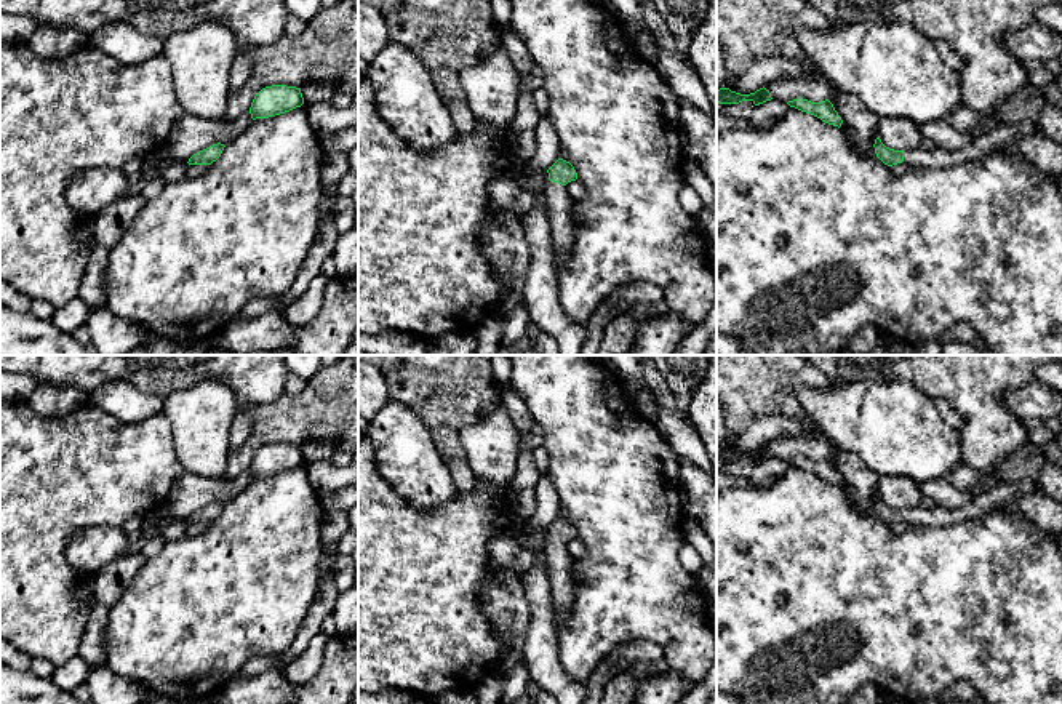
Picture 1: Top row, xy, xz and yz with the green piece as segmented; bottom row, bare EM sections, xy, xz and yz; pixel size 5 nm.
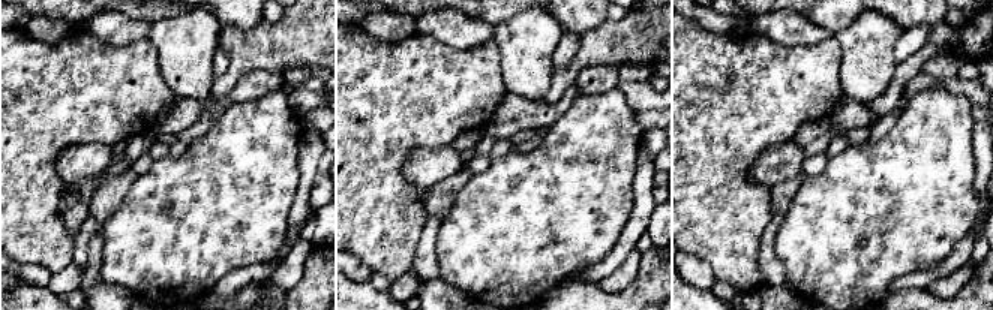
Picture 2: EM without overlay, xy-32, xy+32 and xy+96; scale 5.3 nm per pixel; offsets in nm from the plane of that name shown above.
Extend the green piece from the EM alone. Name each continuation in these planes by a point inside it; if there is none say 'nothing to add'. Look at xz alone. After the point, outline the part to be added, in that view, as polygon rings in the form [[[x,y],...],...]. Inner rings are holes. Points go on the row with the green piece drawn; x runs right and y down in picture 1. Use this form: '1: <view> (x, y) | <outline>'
1: xz (558, 204) | [[[550,181],[547,189],[544,190],[544,198],[550,219],[550,235],[555,262],[565,264],[571,254],[574,243],[574,222],[569,213],[573,200],[568,195],[565,186],[553,181]]]

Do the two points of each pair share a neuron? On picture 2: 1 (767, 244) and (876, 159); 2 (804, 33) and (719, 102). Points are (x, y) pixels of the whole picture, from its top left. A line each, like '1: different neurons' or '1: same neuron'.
1: different neurons
2: different neurons

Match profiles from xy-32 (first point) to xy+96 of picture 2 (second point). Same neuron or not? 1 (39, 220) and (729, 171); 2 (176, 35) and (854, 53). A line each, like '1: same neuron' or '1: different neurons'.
1: same neuron
2: same neuron

